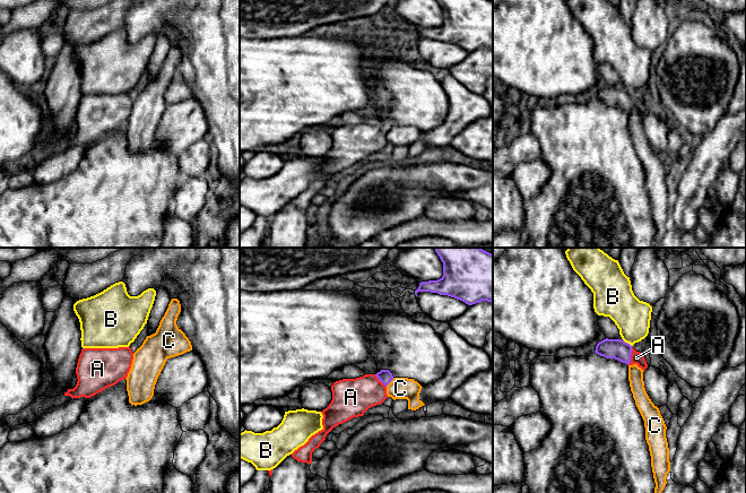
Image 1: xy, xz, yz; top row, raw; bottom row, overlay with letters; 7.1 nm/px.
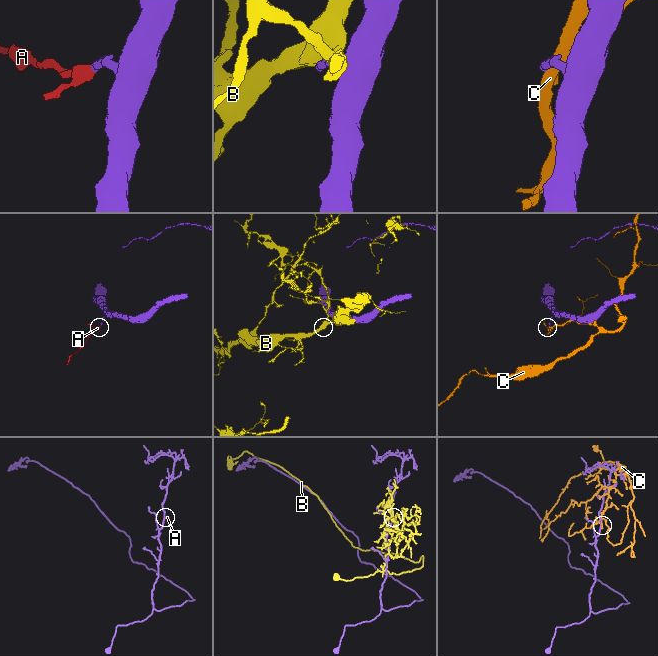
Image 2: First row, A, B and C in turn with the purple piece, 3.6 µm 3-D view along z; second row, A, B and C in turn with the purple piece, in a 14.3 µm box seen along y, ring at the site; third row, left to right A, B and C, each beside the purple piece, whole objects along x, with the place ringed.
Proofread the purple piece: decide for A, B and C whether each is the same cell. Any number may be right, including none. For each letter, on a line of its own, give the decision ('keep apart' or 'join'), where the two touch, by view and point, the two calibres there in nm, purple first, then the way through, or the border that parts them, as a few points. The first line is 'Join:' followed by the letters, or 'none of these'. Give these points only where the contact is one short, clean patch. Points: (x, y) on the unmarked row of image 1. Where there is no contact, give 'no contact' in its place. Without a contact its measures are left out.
Join: A
A: join; contact yz (630, 102); calibres 140 and 90 nm; way yz (610, 95), (617, 95), (630, 102), (636, 104)
B: keep apart; contact yz (626, 89); calibres 140 and 260 nm
C: keep apart; contact xz (390, 128); calibres 100 and 160 nm; border xz (395, 124), (385, 132)

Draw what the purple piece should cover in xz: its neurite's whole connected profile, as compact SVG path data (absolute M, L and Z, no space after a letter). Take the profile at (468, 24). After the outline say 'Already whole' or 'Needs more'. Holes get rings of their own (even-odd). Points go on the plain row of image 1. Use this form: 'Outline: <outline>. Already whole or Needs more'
Outline: M437 0L443 9L443 23L437 27L428 27L419 29L418 35L415 37L417 43L418 38L431 38L440 42L448 42L465 49L468 52L487 47L493 50L493 1L492 0Z. Already whole

